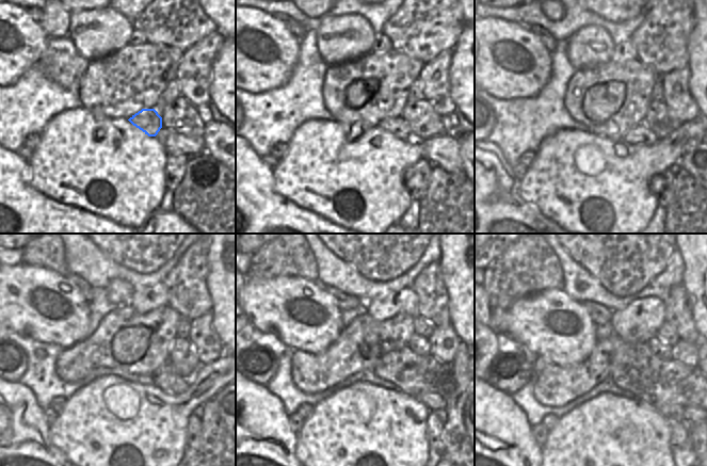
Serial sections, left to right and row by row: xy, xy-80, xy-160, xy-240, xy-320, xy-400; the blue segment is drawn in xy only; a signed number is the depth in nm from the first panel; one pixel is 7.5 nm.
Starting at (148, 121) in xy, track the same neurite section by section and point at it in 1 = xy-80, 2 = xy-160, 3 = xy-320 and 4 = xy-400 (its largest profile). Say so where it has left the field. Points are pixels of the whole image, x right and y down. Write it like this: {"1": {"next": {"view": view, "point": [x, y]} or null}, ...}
{"1": {"next": {"view": "xy-80", "point": [397, 127]}}, "2": {"next": {"view": "xy-160", "point": [641, 134]}}, "3": {"next": {"view": "xy-320", "point": [432, 400]}}, "4": {"next": {"view": "xy-400", "point": [691, 414]}}}

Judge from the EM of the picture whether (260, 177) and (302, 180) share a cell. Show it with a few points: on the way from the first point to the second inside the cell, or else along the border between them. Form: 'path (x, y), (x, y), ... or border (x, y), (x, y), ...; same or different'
border (272, 169), (274, 189), (288, 199); different

